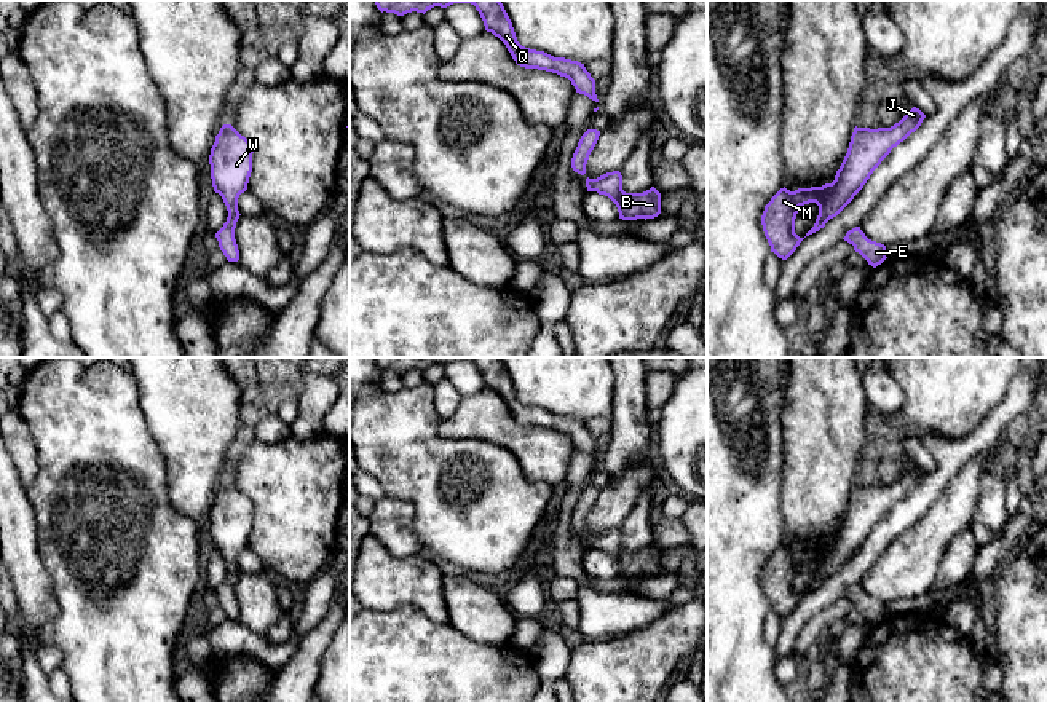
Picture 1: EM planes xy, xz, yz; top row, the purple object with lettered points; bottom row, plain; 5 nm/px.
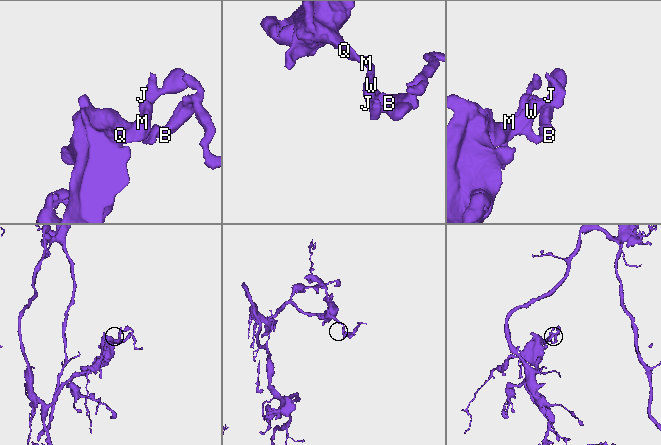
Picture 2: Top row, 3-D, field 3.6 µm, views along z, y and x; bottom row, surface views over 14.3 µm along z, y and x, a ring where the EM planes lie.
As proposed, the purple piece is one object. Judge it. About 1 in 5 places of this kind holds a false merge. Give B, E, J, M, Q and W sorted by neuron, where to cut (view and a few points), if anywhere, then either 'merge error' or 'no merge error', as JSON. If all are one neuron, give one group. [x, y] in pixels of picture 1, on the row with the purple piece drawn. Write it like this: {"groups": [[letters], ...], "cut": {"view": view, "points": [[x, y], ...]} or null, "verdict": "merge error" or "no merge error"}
{"groups": [["B", "E", "J", "M", "Q", "W"]], "cut": null, "verdict": "no merge error"}

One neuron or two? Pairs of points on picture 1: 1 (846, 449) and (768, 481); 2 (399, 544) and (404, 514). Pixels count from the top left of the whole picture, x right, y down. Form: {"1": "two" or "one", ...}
{"1": "two", "2": "one"}

